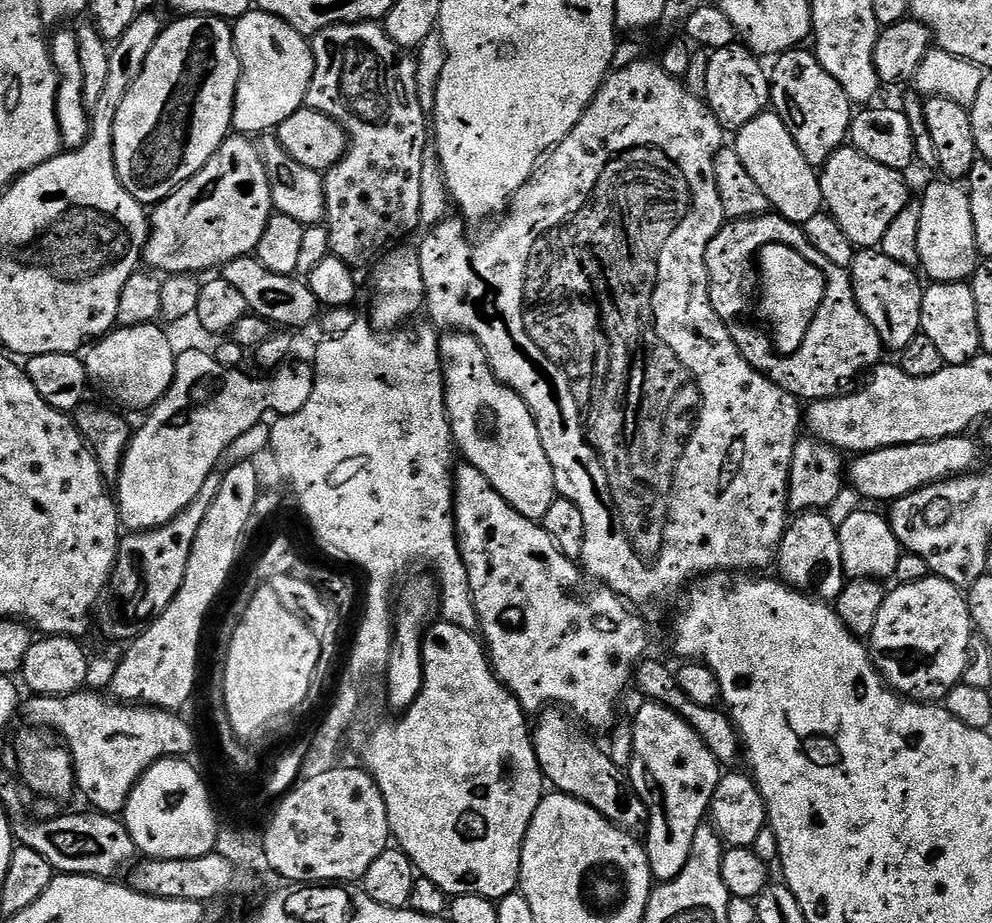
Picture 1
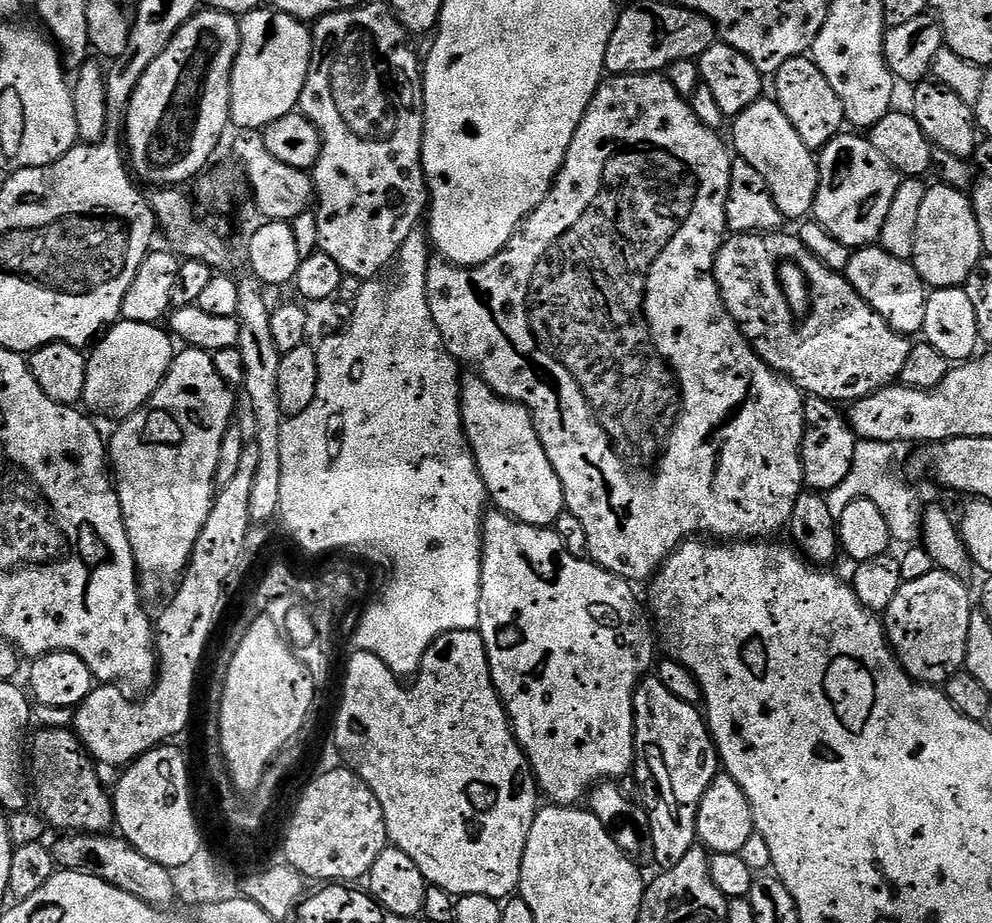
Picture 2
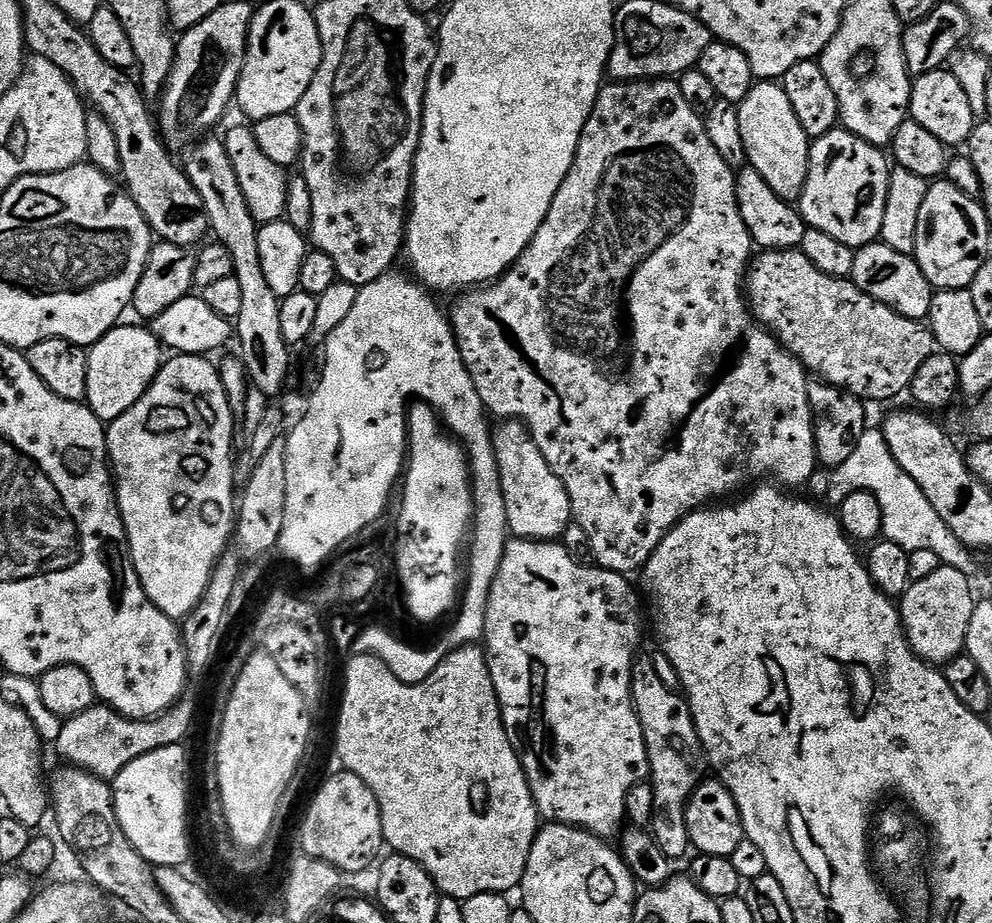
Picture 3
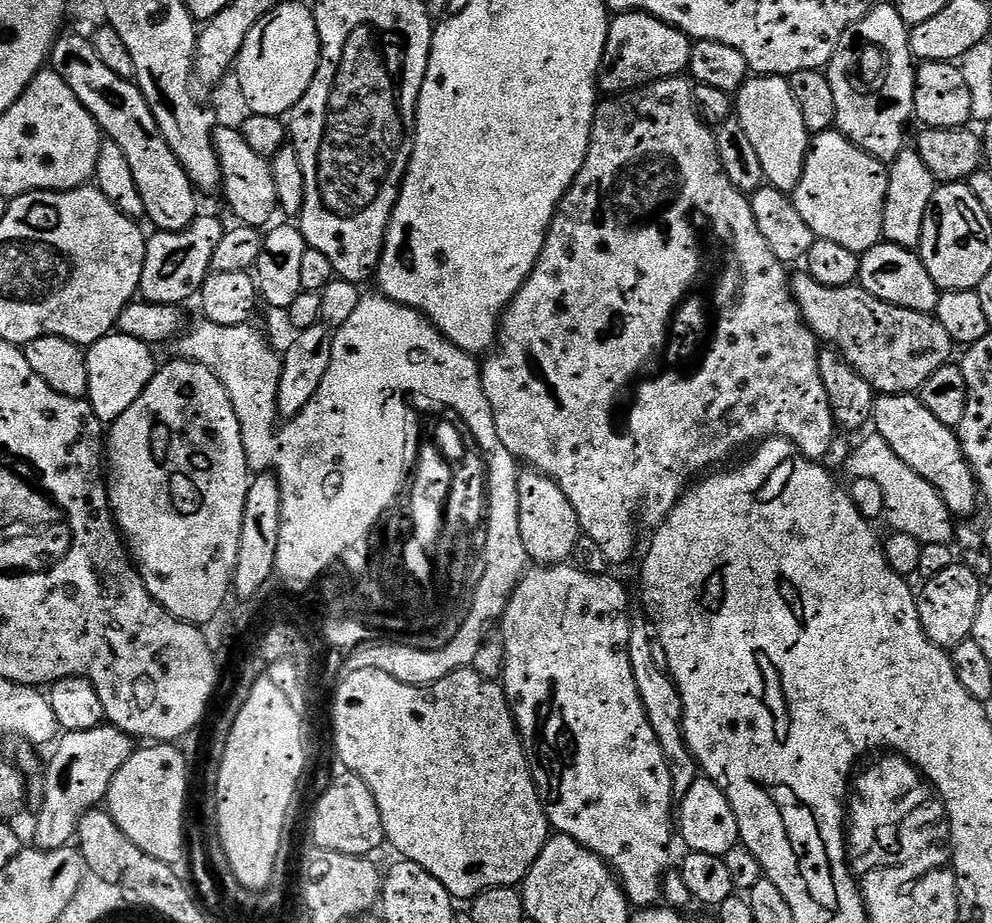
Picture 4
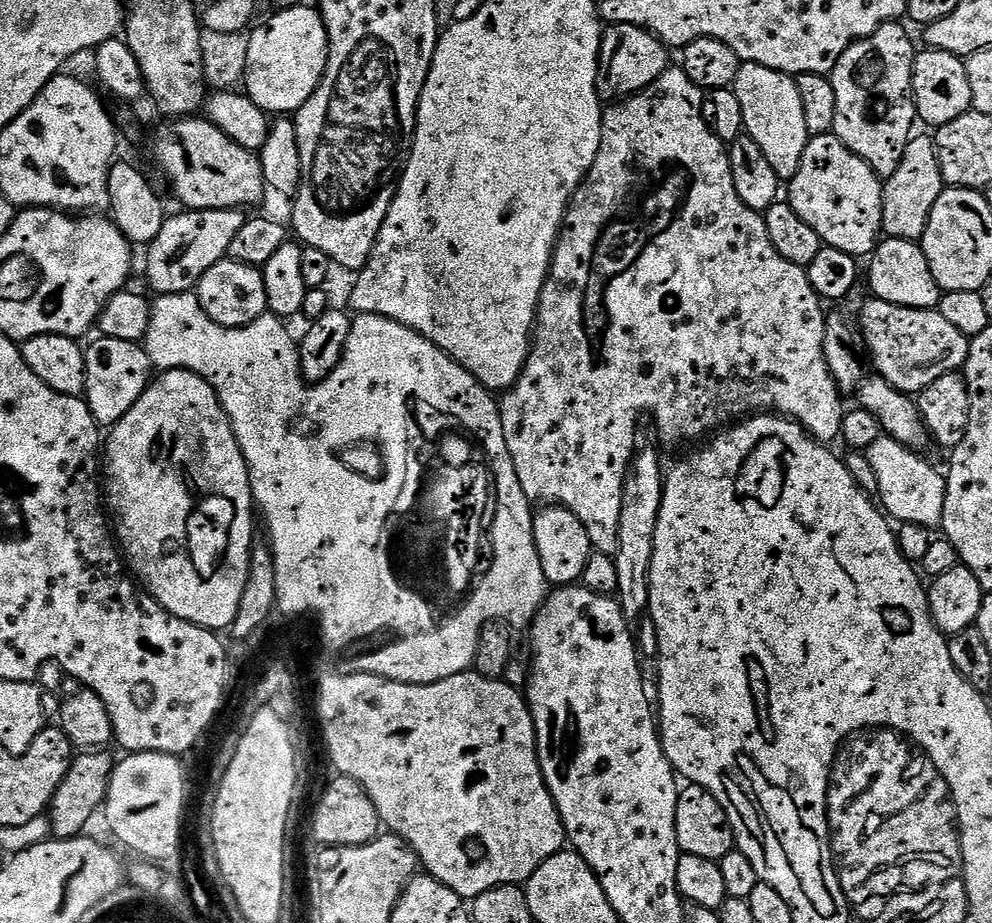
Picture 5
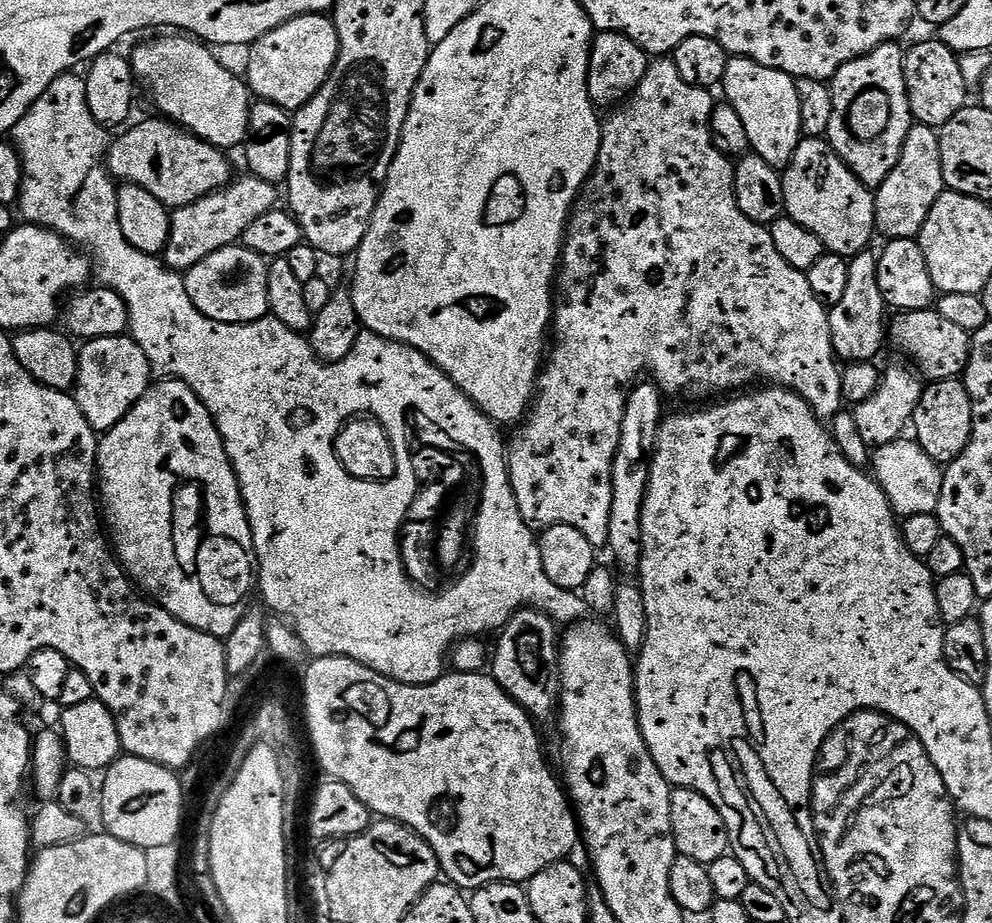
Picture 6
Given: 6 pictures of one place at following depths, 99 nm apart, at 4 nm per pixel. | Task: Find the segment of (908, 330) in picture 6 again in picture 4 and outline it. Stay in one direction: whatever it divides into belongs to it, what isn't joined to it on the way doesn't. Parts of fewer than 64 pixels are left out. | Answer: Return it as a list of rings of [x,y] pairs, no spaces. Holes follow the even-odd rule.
[[[804,270],[791,277],[790,287],[792,299],[800,307],[800,318],[817,341],[824,343],[825,340],[828,343],[825,345],[839,352],[878,394],[906,396],[919,393],[930,374],[953,359],[954,345],[950,334],[946,334],[935,315],[887,304],[859,286],[822,286],[822,282]]]

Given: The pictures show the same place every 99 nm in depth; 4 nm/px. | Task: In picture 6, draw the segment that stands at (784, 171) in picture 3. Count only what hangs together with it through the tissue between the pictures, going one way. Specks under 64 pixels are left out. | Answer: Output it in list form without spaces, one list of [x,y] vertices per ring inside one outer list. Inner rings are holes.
[[[745,56],[729,59],[726,66],[722,91],[728,95],[727,103],[738,110],[742,126],[746,126],[748,147],[777,170],[788,167],[802,139],[802,110],[796,85],[797,81],[782,70],[762,66]]]

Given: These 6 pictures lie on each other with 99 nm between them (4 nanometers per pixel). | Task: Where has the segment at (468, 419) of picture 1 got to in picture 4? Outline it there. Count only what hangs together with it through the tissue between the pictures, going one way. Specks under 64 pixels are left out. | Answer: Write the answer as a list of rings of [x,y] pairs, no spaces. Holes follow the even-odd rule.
[[[539,470],[528,471],[532,472],[521,471],[518,480],[519,529],[528,559],[540,566],[571,561],[574,546],[582,535],[578,514],[549,476]]]

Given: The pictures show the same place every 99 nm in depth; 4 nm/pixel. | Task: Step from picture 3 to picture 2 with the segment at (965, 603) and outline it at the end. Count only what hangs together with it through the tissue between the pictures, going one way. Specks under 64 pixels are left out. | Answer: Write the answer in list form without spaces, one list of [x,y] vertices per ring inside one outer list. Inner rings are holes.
[[[934,570],[926,578],[901,584],[894,602],[882,613],[888,643],[904,671],[921,684],[943,686],[949,676],[961,671],[966,654],[966,630],[974,611],[969,585],[948,572]]]

